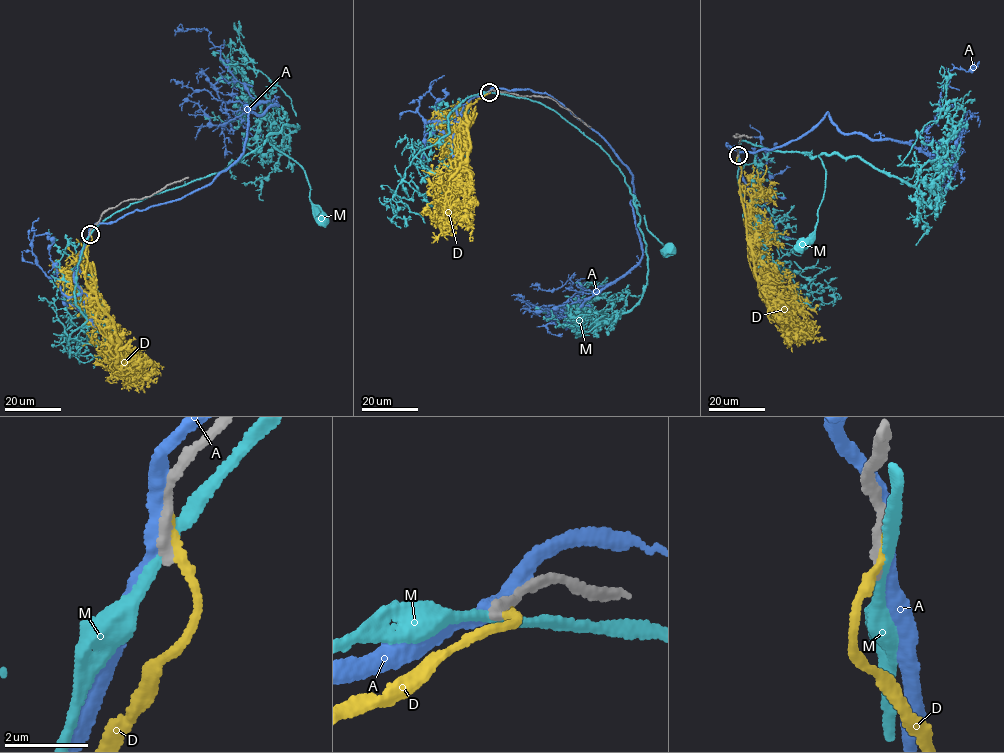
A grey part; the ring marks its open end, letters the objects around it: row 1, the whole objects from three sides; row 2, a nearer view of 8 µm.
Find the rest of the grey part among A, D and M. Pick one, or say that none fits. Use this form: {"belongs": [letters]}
{"belongs": ["D"]}

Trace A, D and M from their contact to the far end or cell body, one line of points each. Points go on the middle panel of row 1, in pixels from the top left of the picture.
A: (489, 91), (547, 93), (607, 142), (631, 174), (640, 261), (593, 290), (572, 275), (558, 288), (529, 287)
D: (489, 92), (465, 112), (470, 146), (456, 187), (465, 214), (473, 216), (468, 224), (470, 240), (472, 238)
M: (488, 92), (531, 100), (553, 109), (600, 146), (624, 176), (637, 211), (665, 248), (660, 252), (670, 248)

